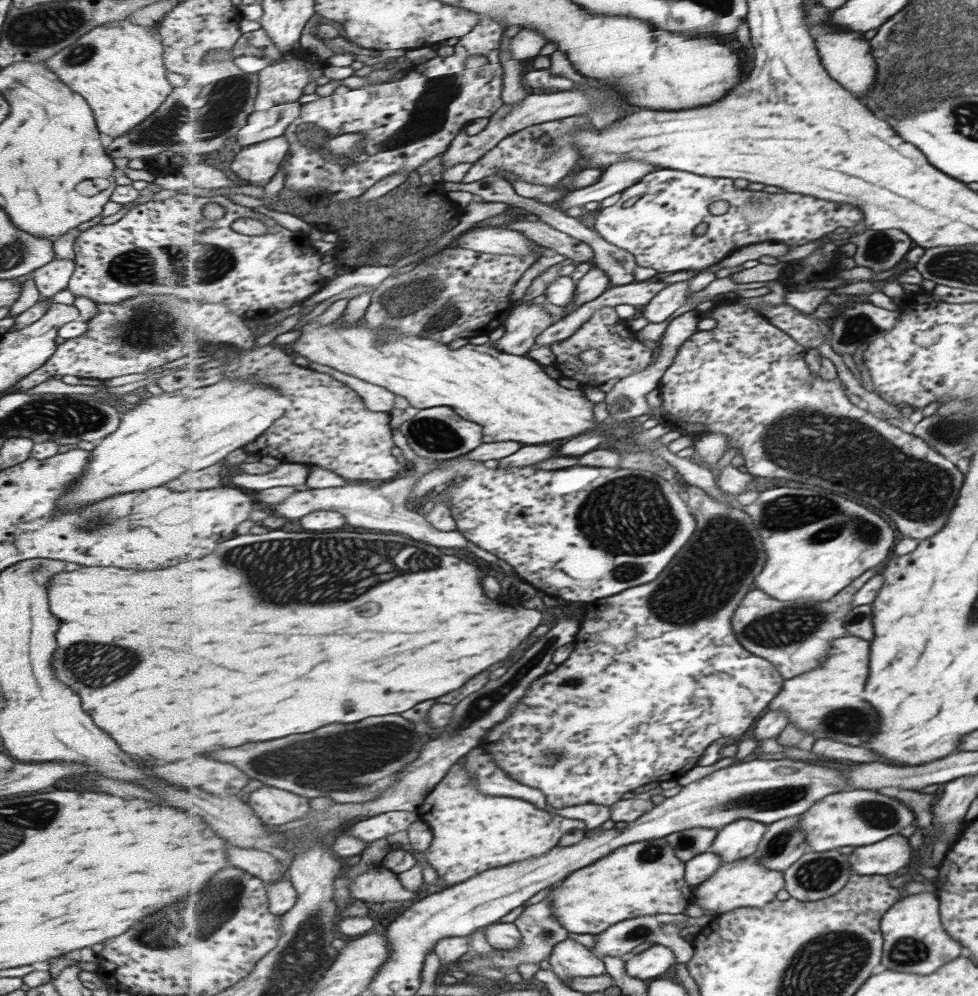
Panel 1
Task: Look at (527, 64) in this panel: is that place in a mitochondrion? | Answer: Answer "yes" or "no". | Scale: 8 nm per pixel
no

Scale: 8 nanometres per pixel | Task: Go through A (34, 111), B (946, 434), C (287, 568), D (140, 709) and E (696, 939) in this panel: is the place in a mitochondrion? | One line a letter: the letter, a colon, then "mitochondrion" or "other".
A: other
B: mitochondrion
C: mitochondrion
D: other
E: other

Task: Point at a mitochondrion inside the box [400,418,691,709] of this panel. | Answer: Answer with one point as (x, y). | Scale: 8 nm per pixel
(632, 519)

